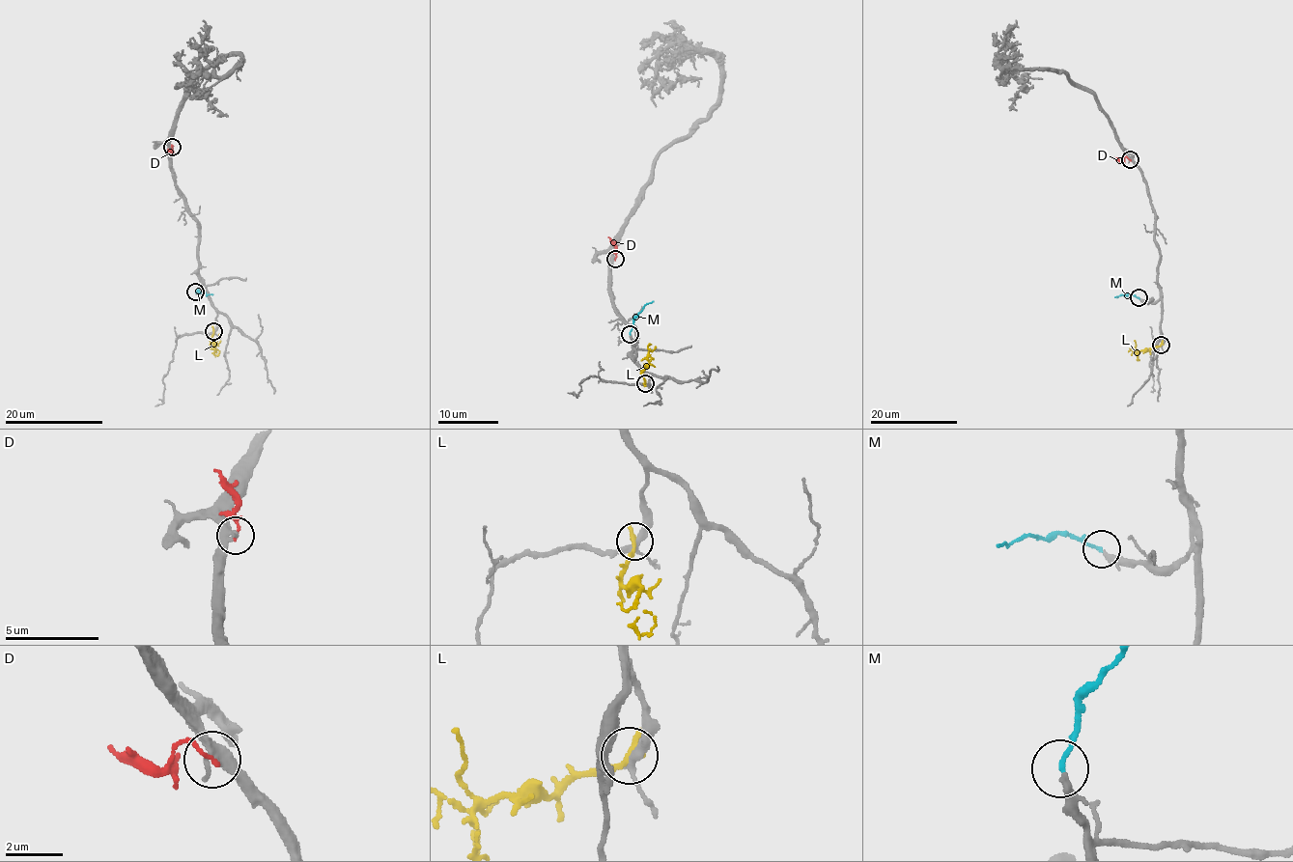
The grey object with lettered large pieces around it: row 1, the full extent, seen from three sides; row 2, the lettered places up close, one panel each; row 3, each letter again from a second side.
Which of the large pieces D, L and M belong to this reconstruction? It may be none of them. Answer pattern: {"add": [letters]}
{"add": ["M"]}

